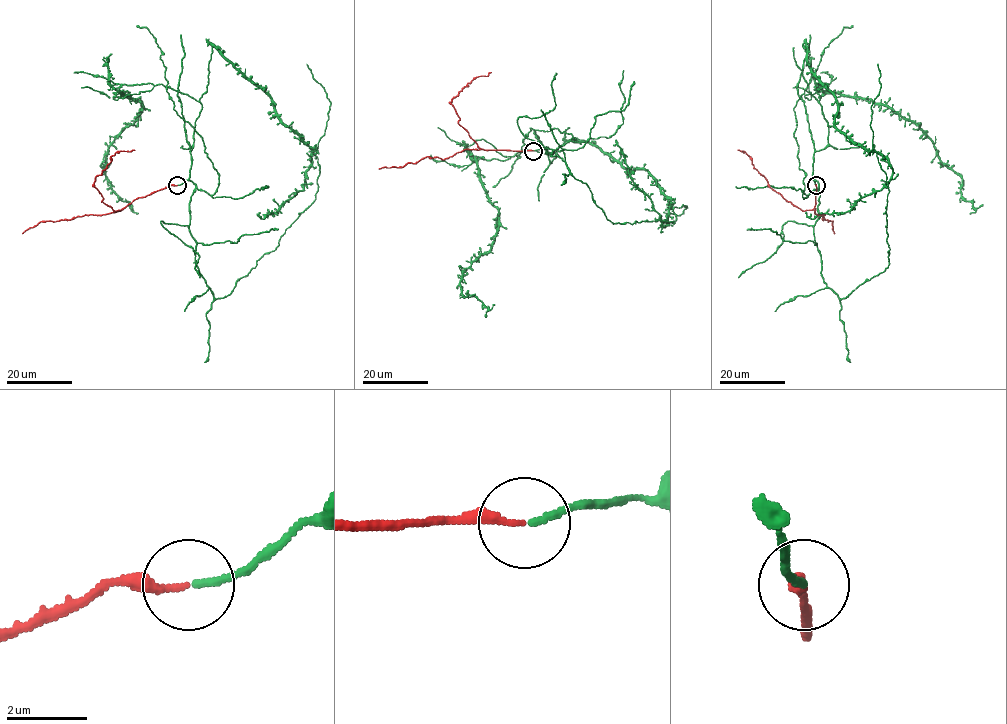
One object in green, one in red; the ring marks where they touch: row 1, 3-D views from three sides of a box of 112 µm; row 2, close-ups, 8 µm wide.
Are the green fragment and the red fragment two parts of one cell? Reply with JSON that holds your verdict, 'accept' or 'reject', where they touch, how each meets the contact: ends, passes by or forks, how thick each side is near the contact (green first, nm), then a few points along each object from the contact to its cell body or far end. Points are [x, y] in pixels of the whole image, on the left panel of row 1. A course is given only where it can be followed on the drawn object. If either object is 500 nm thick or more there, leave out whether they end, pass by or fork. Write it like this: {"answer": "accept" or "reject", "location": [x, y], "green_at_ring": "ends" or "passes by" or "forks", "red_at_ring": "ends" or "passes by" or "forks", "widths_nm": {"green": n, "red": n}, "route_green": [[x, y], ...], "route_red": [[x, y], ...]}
{"answer": "accept", "location": [177, 185], "green_at_ring": "ends", "red_at_ring": "ends", "widths_nm": {"green": 160, "red": 180}, "route_green": [[178, 185], [195, 186], [189, 232], [216, 298], [275, 249], [318, 190], [317, 149], [207, 46]], "route_red": [[177, 185], [137, 197], [121, 210], [114, 210], [102, 201], [94, 187], [95, 177], [116, 152], [134, 150]]}

